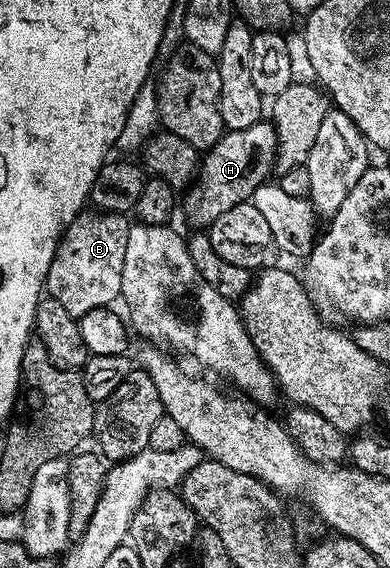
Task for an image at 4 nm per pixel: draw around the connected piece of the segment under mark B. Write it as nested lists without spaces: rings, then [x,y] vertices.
[[[84,210],[63,232],[55,251],[45,292],[61,302],[73,317],[114,305],[121,296],[121,269],[125,266],[125,242],[129,238],[129,220],[117,212]]]

